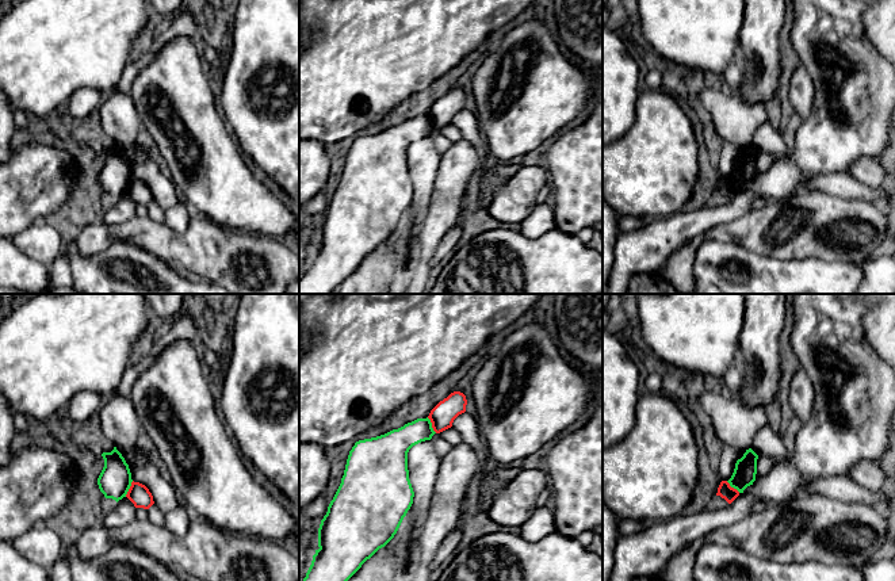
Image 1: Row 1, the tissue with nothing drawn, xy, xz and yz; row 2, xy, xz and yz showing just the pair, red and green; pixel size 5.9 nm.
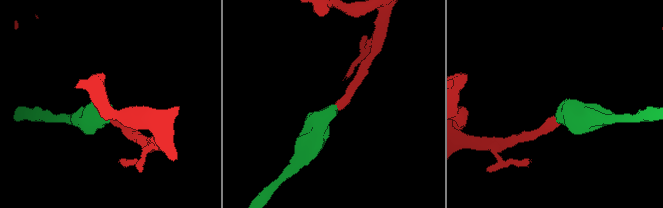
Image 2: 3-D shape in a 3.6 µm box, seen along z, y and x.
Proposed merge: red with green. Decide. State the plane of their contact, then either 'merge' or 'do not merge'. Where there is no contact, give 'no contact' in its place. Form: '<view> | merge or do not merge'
xy | do not merge

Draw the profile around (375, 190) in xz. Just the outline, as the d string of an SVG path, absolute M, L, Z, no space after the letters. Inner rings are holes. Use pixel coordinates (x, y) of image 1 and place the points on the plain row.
M427 114L417 115L385 131L355 139L349 148L341 180L321 217L318 225L320 245L315 246L306 274L299 280L299 294L333 294L334 286L339 287L367 256L394 234L414 194L409 176L408 149L413 142L431 137L435 130L432 119Z

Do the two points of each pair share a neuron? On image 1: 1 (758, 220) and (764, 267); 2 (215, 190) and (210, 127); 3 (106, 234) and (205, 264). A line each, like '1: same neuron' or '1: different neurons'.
1: different neurons
2: same neuron
3: same neuron

